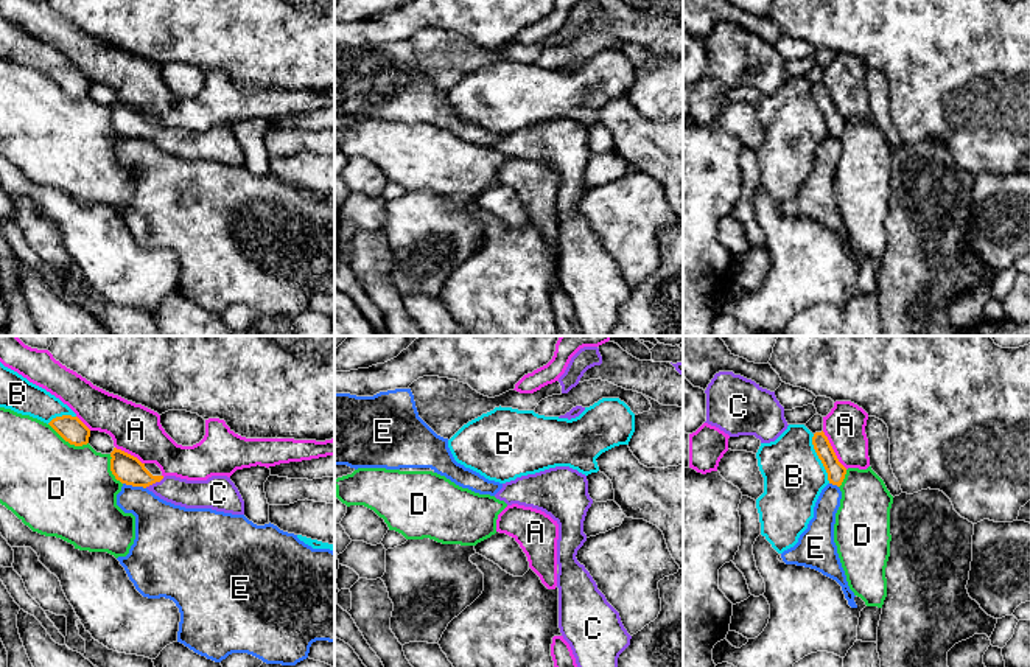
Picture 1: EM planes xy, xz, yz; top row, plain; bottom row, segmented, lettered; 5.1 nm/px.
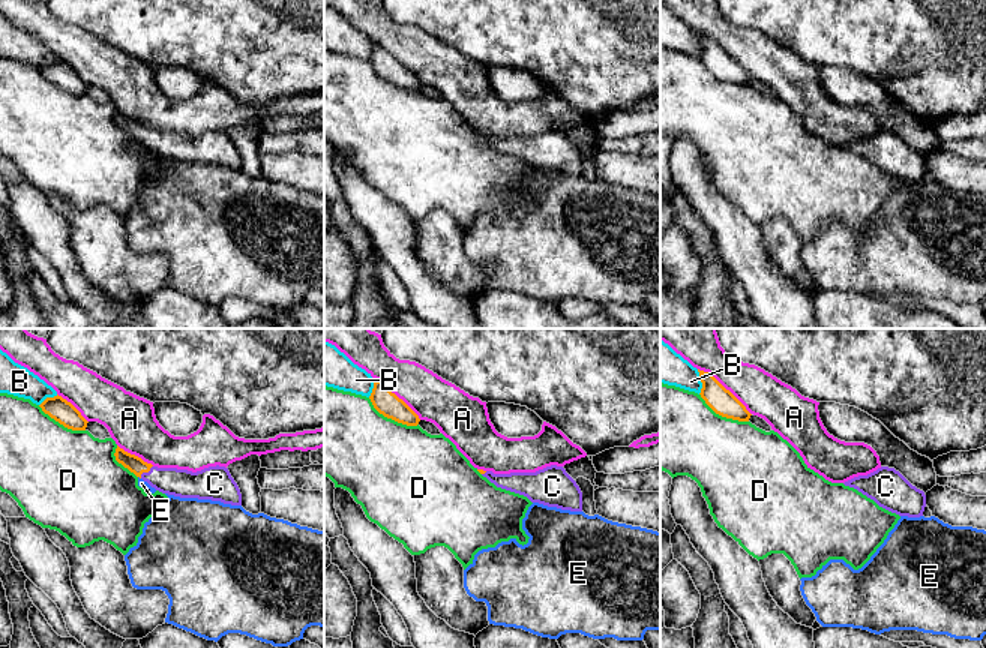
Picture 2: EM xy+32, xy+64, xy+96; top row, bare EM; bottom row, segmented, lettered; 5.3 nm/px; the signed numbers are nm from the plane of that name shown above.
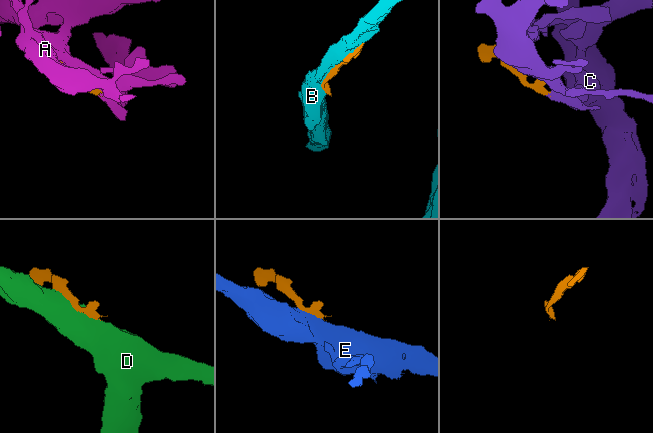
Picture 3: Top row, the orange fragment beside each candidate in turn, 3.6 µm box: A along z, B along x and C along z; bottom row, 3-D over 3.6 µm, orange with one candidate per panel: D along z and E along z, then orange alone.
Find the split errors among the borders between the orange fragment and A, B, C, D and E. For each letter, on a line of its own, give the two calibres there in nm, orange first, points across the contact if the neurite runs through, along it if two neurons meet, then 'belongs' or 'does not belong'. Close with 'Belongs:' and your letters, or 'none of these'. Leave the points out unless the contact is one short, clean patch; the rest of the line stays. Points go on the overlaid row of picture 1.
A: 100 nm thick on the orange side, 200 nm on the other; does not belong
B: 100 nm thick on the orange side, 320 nm on the other; does not belong
C: 150 nm thick on the orange side, 140 nm on the other; runs through xy (126, 468), (154, 482), (187, 493); belongs
D: 140 nm thick on the orange side, 480 nm on the other; does not belong
E: 150 nm thick on the orange side, 260 nm on the other; border along xy (123, 482), (145, 488); does not belong
Belongs: C

